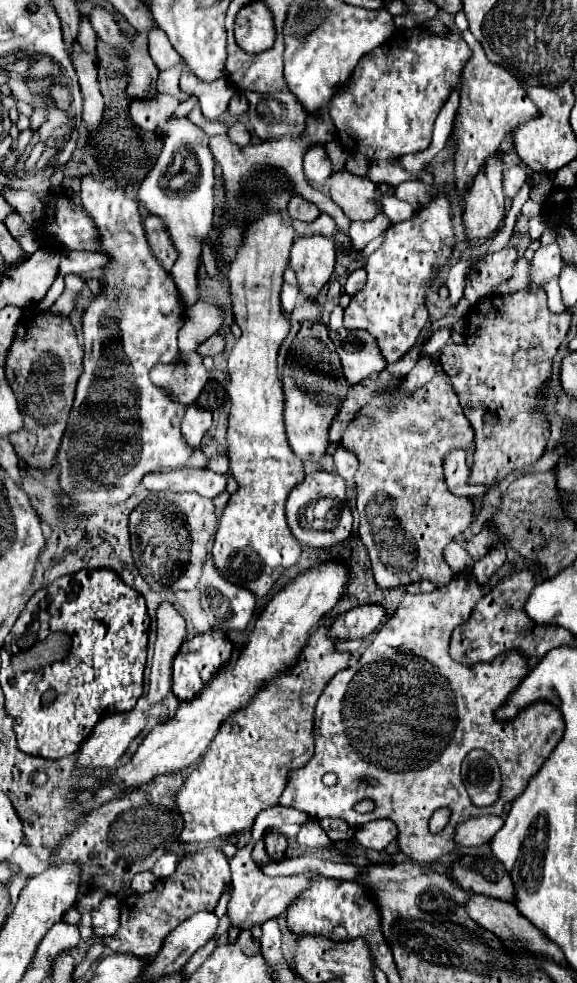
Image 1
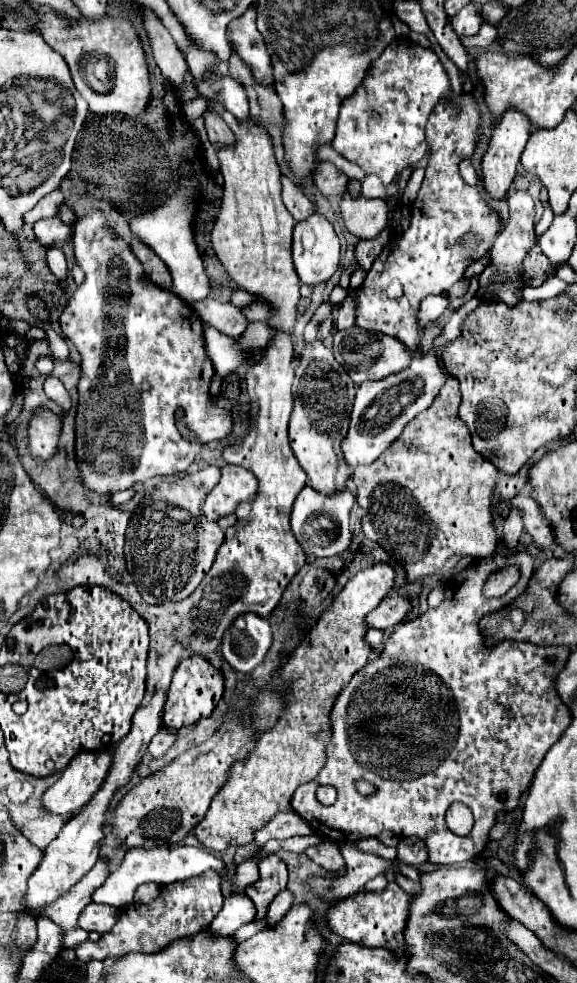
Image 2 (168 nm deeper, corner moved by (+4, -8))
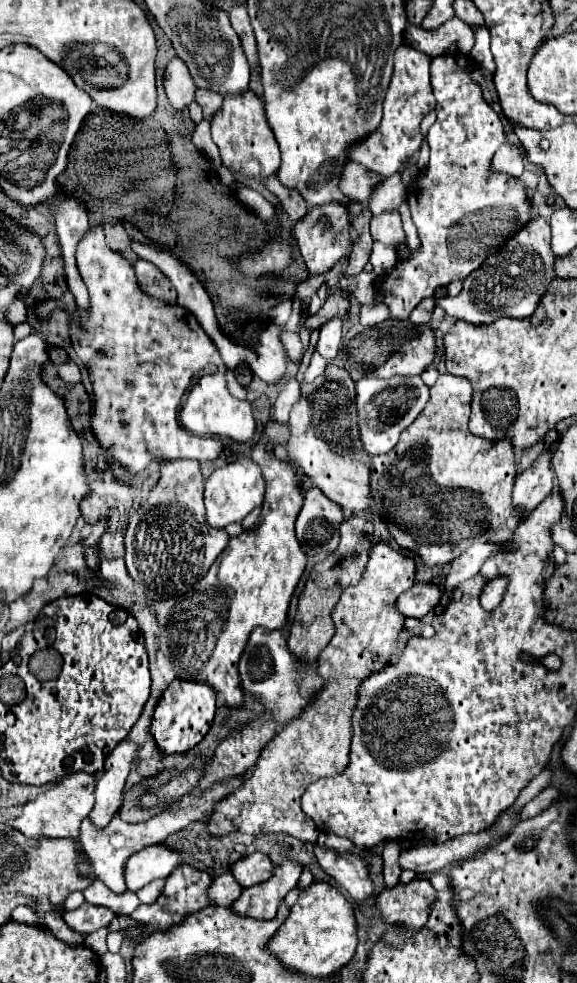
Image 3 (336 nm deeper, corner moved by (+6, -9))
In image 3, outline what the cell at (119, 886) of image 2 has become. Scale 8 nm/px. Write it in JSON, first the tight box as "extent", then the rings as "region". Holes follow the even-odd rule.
{"extent":[126,845,192,891],"region":[[[152,845],[134,853],[126,863],[126,887],[138,891],[154,879],[166,879],[176,865],[190,863],[192,855],[186,851],[168,849],[164,845]]]}

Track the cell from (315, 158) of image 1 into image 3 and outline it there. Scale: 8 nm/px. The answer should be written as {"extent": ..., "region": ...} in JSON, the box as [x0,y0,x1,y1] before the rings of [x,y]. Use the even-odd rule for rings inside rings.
{"extent":[340,161,384,203],"region":[[[350,161],[344,167],[342,179],[340,179],[340,189],[352,203],[366,203],[370,199],[374,187],[378,187],[382,181],[384,181],[382,177],[372,175],[372,171],[368,171],[360,163]]]}

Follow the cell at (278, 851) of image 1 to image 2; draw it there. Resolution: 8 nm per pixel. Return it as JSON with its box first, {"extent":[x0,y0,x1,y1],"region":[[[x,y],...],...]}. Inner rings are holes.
{"extent":[248,854,288,920],"region":[[[276,854],[260,860],[258,868],[260,868],[260,880],[252,886],[252,890],[248,890],[248,894],[252,896],[256,906],[256,920],[262,920],[266,916],[266,908],[272,902],[272,898],[286,888],[288,870],[286,864]]]}

